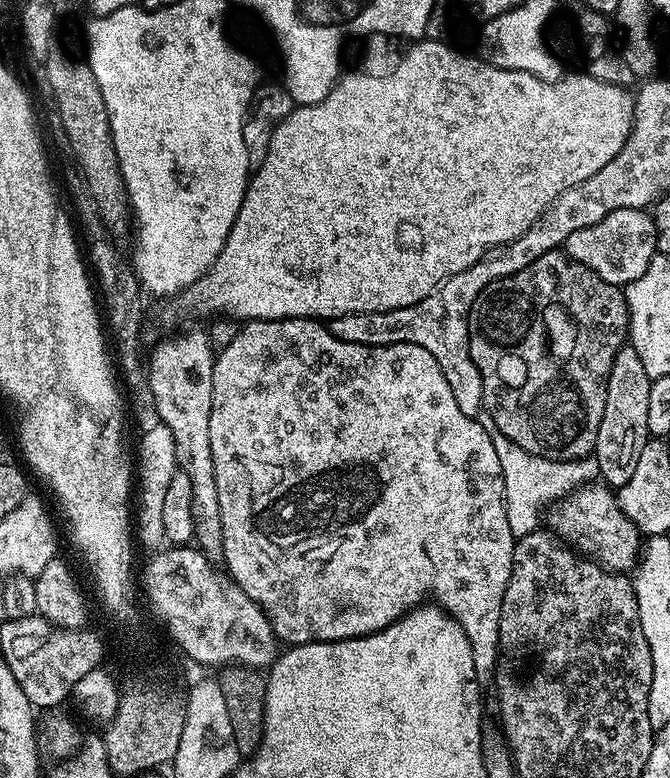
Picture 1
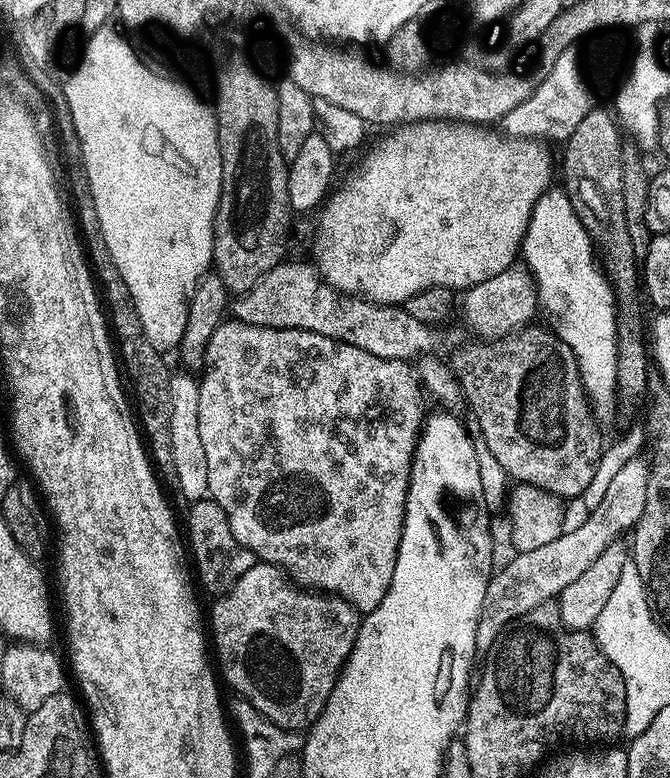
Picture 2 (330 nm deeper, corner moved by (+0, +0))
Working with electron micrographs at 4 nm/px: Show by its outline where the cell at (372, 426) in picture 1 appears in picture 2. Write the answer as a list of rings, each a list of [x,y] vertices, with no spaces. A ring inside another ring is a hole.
[[[221,322],[214,330],[202,357],[204,376],[199,377],[198,434],[202,438],[202,450],[206,450],[208,496],[216,500],[222,510],[226,510],[234,538],[238,538],[238,542],[242,542],[242,546],[249,548],[263,563],[279,564],[297,577],[305,576],[317,584],[314,585],[317,589],[335,594],[339,599],[347,600],[353,608],[367,614],[380,605],[382,598],[386,598],[394,578],[400,535],[404,529],[404,507],[408,501],[412,455],[416,453],[416,442],[420,438],[422,421],[426,416],[426,412],[420,409],[422,384],[417,369],[415,372],[409,361],[378,358],[378,354],[366,354],[366,350],[358,350],[358,346],[350,346],[310,330],[229,323]]]

